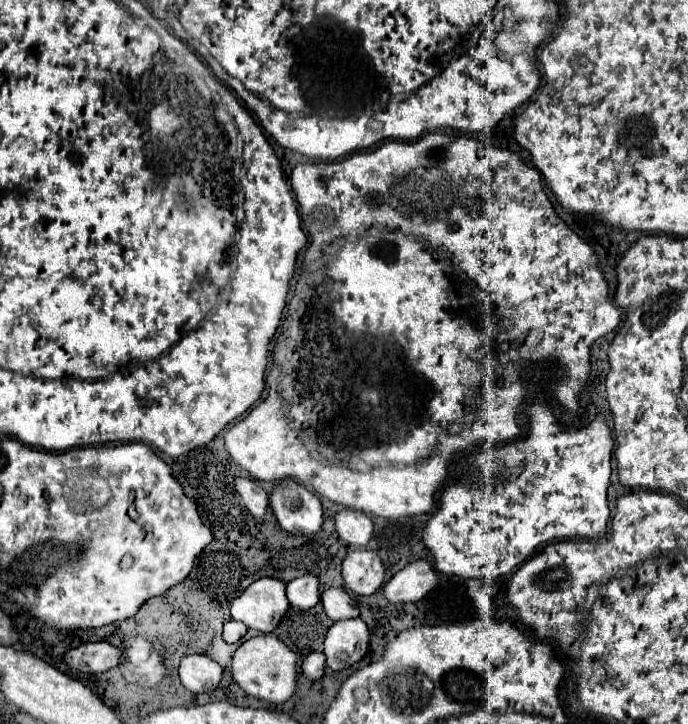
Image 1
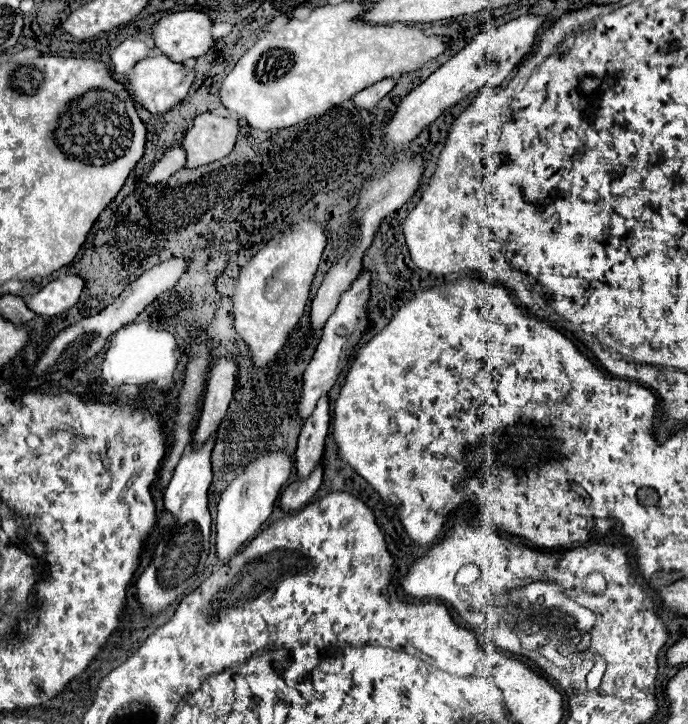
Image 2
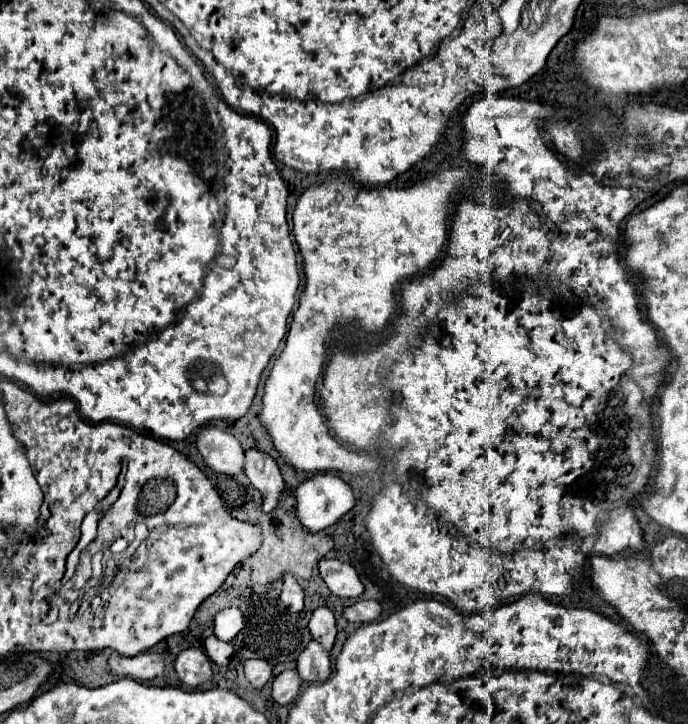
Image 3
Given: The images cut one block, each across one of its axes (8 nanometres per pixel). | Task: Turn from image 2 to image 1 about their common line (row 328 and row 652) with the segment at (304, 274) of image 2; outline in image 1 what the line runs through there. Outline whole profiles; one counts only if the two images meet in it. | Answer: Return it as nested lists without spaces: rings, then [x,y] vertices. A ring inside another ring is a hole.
[[[260,634],[240,644],[232,660],[232,674],[248,696],[256,696],[272,704],[282,704],[296,690],[296,654],[276,636]]]

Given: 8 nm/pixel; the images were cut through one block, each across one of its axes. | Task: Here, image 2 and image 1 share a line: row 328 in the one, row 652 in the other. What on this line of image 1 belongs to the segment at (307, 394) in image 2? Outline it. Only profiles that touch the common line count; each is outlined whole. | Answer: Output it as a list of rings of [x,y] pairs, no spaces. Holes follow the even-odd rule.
[[[362,618],[336,622],[324,638],[326,666],[332,670],[344,670],[356,664],[368,650],[368,628]]]

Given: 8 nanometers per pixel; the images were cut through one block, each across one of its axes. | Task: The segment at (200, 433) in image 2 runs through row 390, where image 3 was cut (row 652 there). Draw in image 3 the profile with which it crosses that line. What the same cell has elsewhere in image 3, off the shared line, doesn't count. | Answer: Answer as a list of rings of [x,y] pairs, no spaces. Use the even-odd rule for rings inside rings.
[[[210,636],[206,642],[204,642],[204,650],[206,650],[206,656],[218,664],[218,666],[228,666],[232,654],[234,654],[234,646],[230,642],[222,642],[218,640],[216,636]]]

